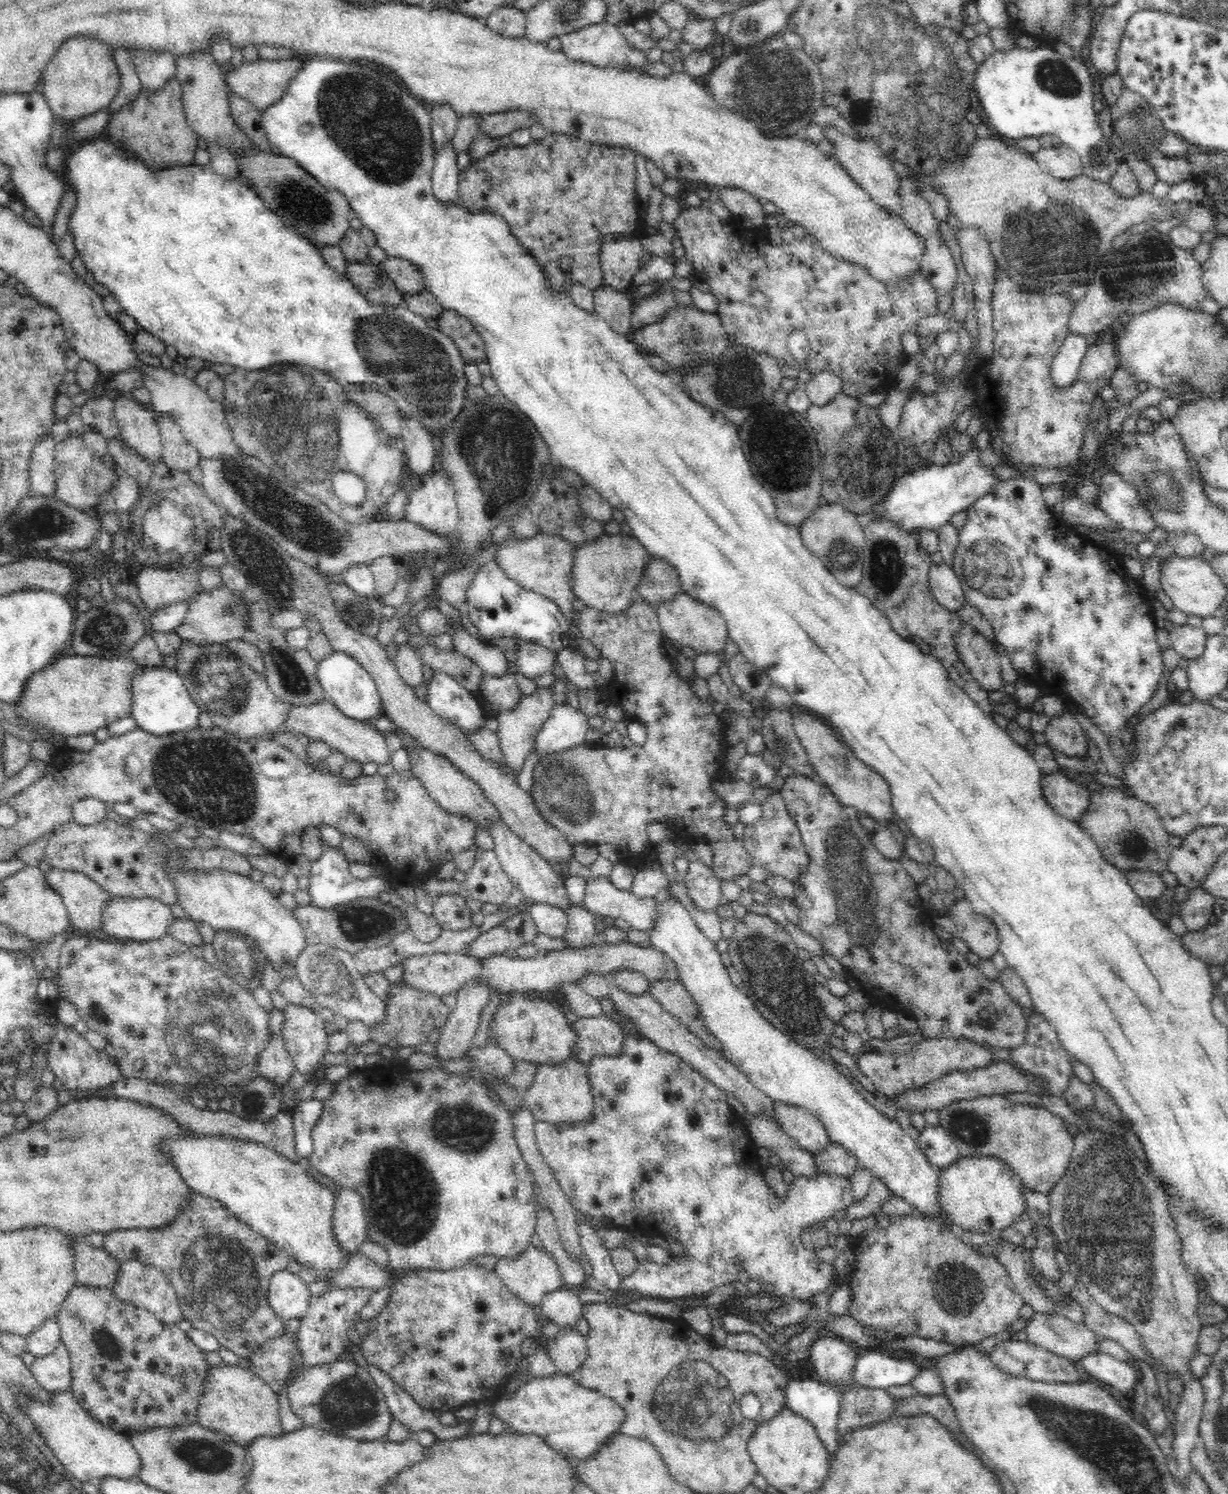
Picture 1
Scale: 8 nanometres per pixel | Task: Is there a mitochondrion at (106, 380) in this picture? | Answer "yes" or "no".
no

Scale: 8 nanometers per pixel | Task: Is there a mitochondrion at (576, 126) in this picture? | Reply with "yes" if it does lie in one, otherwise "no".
no

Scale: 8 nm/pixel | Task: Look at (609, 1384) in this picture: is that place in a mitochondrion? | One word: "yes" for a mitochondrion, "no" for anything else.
no

